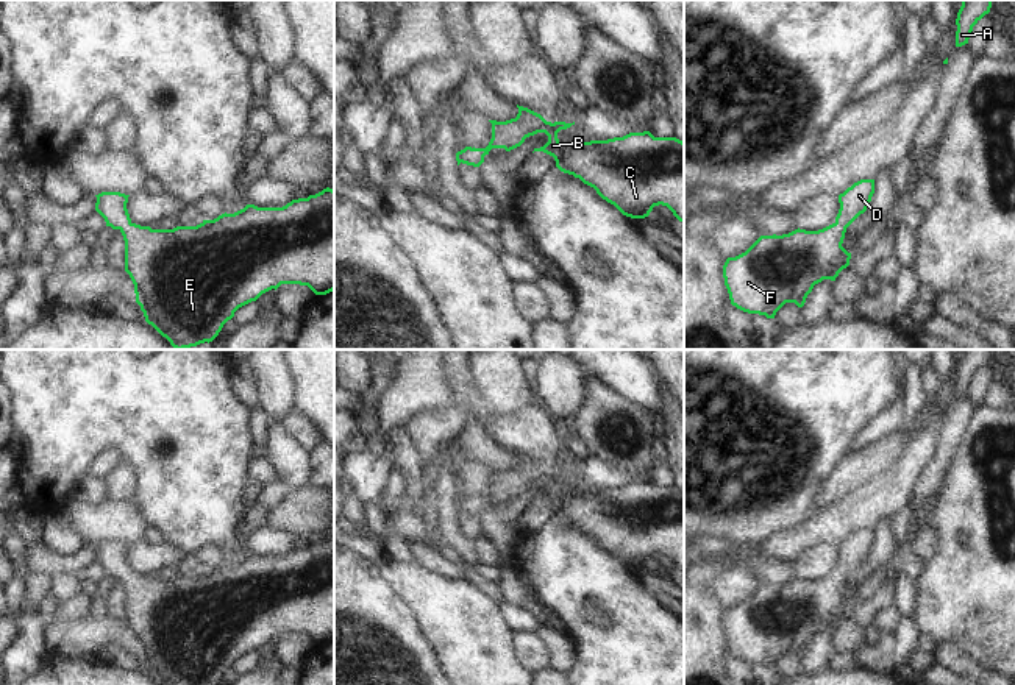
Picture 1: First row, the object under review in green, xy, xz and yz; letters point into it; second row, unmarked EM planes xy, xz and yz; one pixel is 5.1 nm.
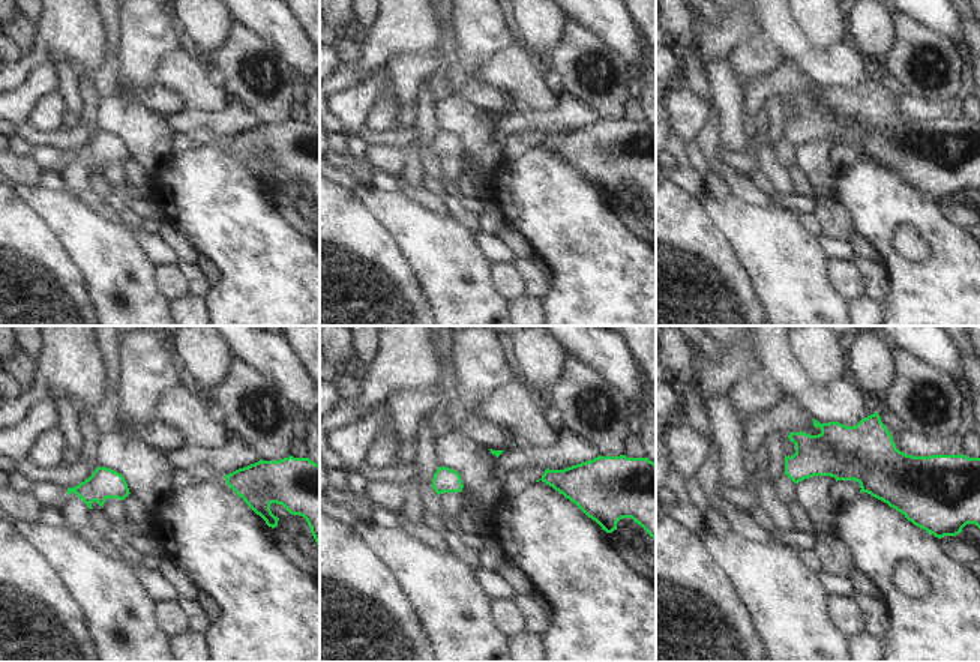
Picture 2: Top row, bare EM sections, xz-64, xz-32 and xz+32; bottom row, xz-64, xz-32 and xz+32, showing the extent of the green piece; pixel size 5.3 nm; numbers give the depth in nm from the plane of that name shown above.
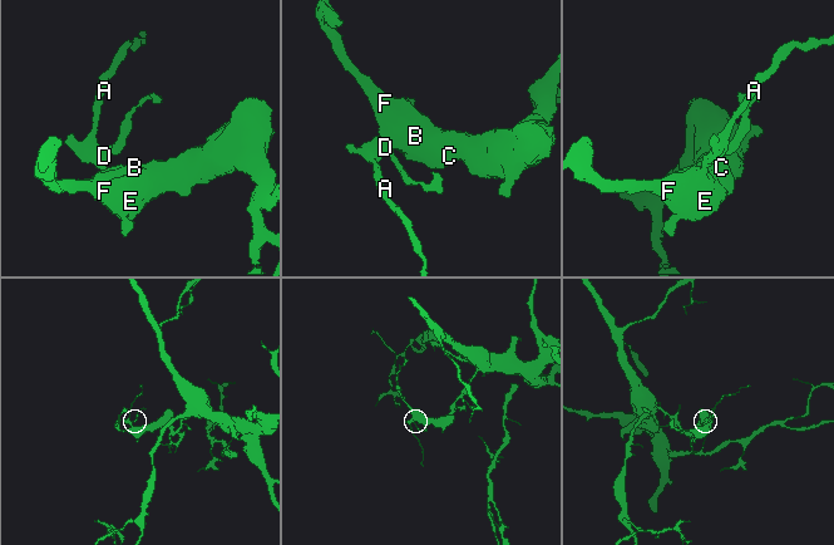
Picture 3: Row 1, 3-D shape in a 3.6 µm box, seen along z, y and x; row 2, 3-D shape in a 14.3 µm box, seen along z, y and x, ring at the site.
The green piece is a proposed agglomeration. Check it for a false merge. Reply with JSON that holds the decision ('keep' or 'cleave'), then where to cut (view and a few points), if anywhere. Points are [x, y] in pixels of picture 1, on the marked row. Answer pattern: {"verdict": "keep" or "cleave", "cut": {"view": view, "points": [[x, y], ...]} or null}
{"verdict": "keep", "cut": null}

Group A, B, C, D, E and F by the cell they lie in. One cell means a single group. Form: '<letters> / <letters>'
A B C D E F

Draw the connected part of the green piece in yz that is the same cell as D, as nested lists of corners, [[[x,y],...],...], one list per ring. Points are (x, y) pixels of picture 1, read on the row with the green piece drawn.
[[[860,179],[839,195],[835,222],[818,231],[795,229],[782,236],[760,236],[745,253],[728,257],[723,265],[725,286],[731,304],[748,314],[775,318],[785,303],[803,307],[814,286],[823,279],[835,281],[849,265],[851,253],[842,243],[846,228],[867,211],[874,193],[874,179]]]

